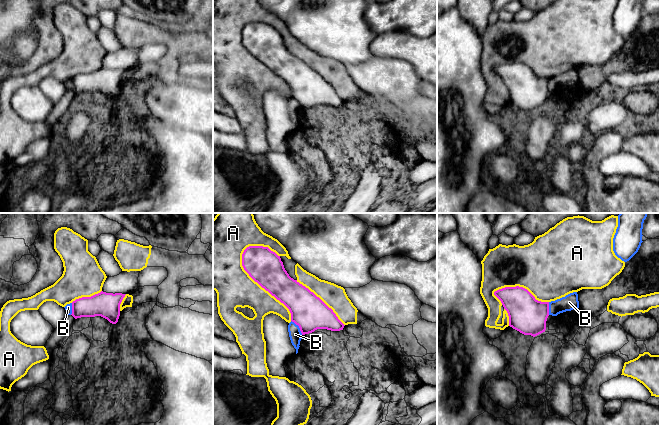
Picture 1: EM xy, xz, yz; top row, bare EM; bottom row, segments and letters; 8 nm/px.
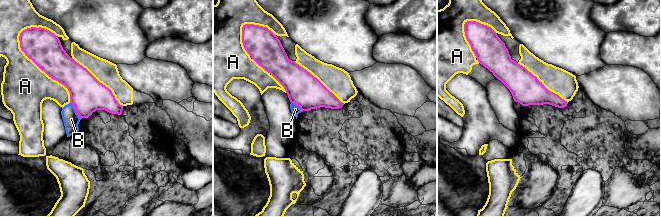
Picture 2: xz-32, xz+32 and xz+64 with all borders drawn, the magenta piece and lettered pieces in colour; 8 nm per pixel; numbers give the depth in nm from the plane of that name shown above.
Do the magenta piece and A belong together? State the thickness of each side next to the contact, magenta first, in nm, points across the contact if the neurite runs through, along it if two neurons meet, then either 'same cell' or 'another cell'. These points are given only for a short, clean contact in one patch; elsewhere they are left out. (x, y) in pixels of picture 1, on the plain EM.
calibres 280 and 300 nm; another cell

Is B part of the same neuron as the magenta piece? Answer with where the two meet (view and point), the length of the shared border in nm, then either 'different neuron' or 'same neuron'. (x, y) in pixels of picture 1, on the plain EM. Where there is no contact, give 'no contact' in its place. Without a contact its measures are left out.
xz (299, 103) | 150 nm | different neuron

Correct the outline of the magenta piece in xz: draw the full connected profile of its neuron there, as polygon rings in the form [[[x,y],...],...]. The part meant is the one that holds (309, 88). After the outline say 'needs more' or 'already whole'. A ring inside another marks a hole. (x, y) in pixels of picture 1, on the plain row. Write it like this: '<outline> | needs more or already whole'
[[[247,23],[242,30],[242,42],[255,58],[289,85],[291,97],[299,102],[302,111],[312,109],[317,105],[343,106],[345,101],[338,95],[333,86],[308,64],[291,54],[285,46],[280,32],[268,23]]] | already whole

